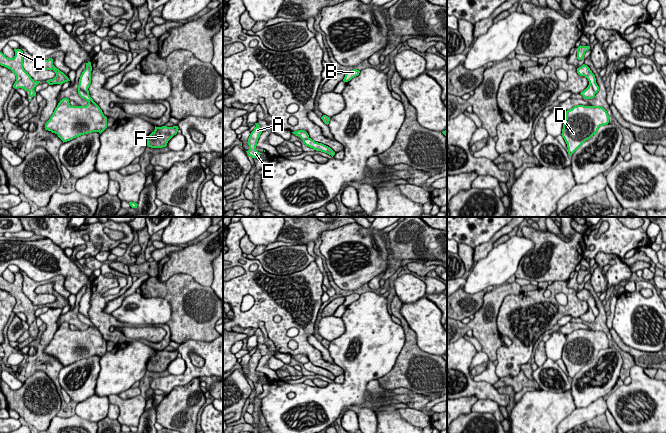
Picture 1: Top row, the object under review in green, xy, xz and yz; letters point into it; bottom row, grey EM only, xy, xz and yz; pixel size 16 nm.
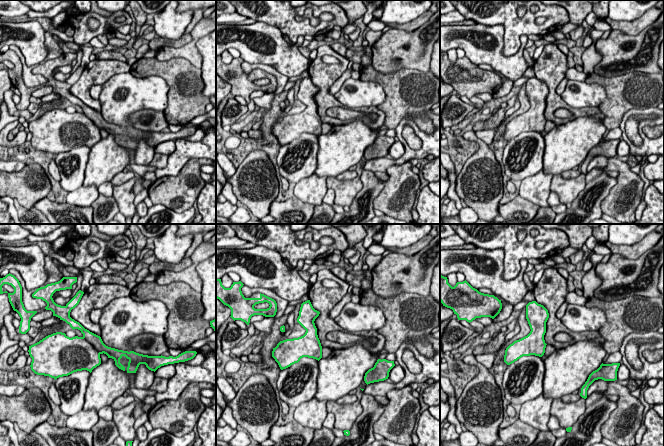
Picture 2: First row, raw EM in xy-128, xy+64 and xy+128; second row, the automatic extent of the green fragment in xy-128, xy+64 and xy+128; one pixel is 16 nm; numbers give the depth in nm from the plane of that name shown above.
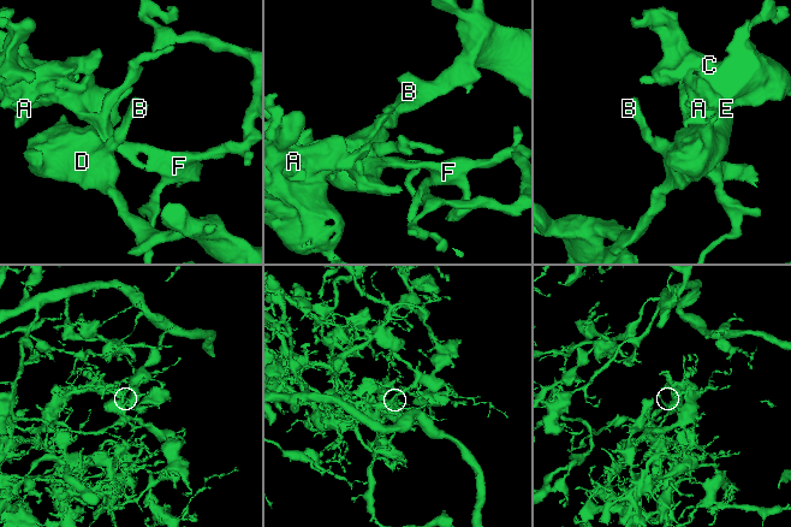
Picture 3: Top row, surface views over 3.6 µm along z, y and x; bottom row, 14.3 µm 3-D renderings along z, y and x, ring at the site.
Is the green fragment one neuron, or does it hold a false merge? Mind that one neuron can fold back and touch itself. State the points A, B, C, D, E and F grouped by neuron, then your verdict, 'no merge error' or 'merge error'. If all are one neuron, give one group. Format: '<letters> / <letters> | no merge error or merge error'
A C E F / B D | merge error

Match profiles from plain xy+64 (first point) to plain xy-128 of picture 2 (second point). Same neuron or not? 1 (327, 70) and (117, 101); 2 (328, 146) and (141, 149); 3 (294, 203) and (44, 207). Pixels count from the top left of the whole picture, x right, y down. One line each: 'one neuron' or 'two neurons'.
1: two neurons
2: two neurons
3: one neuron

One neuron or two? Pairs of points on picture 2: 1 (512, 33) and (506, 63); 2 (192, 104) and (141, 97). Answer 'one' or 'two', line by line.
1: two
2: two

